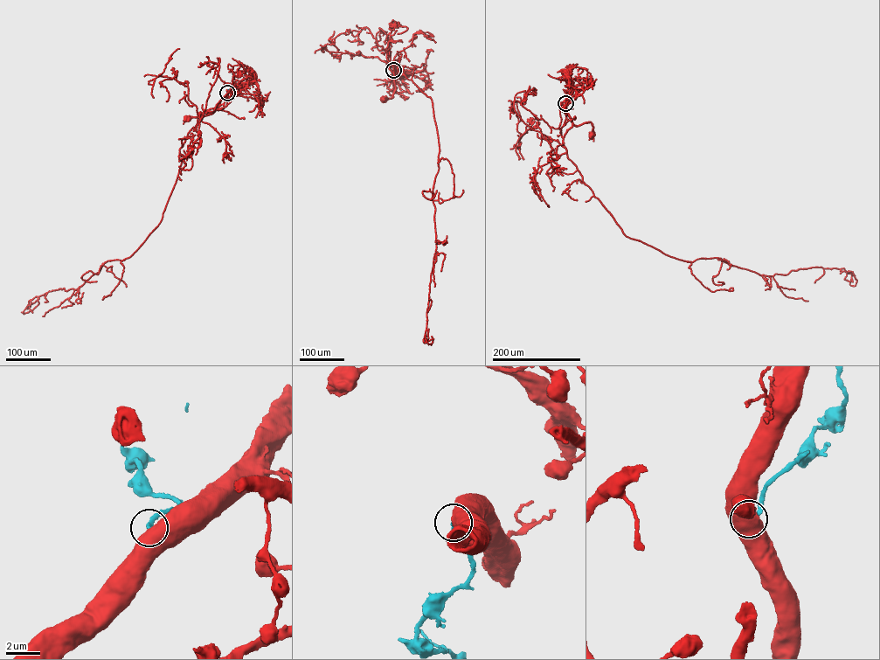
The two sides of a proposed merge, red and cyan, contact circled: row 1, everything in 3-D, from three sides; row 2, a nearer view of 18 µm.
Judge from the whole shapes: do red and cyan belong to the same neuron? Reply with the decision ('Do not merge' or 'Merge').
Do not merge

